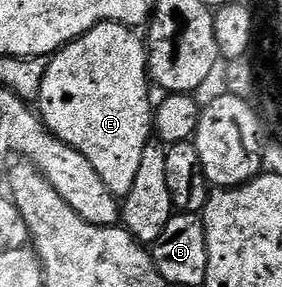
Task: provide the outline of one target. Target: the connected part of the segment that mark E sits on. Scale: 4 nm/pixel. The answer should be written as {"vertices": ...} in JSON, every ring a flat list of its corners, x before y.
{"vertices":[[98,21,92,28,84,30,79,37,74,37,71,41,61,45,55,53,47,58,38,98,38,112,44,126,55,134,60,141,73,145,82,155,86,155,86,159,90,159,90,167,94,167,94,171,98,171,98,175,102,175,102,181,106,183,106,187,112,192,112,196,117,199,123,199,130,191,130,187,134,185,134,175,138,173,138,166,142,163,142,151,146,148,154,133,154,105,153,102,148,102,148,85,150,86,148,54,145,42,141,38,139,41,132,33,135,32,129,26,122,25,118,21]]}

